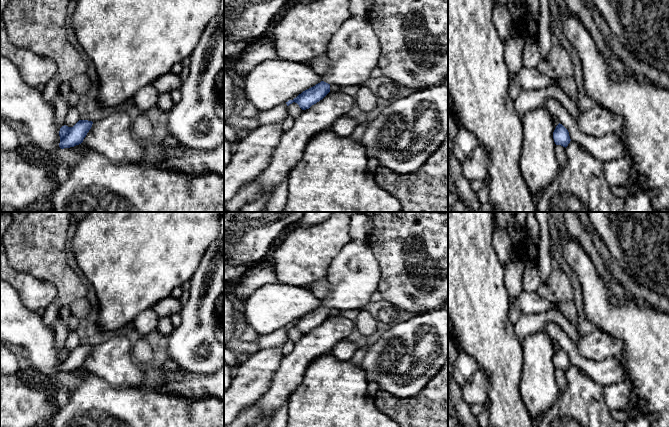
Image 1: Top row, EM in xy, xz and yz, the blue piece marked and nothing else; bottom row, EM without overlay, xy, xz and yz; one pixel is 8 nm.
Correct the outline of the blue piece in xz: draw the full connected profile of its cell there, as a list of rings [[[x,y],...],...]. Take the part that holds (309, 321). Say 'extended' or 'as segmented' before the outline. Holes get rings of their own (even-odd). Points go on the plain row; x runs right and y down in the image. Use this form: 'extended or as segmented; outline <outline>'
extended; outline [[[351,240],[334,257],[328,268],[327,280],[330,285],[323,304],[303,315],[287,330],[297,327],[302,334],[322,324],[331,309],[362,310],[377,291],[381,268],[371,245],[363,240]]]

